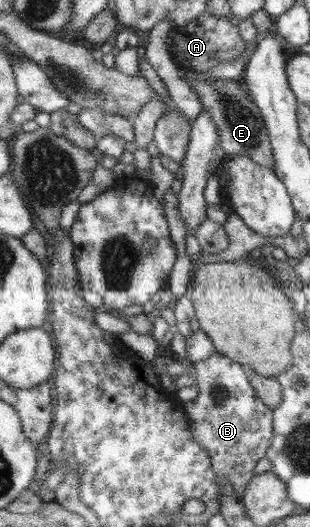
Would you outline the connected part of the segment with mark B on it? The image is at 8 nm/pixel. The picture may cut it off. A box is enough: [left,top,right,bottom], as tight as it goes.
[181,351,272,501]

